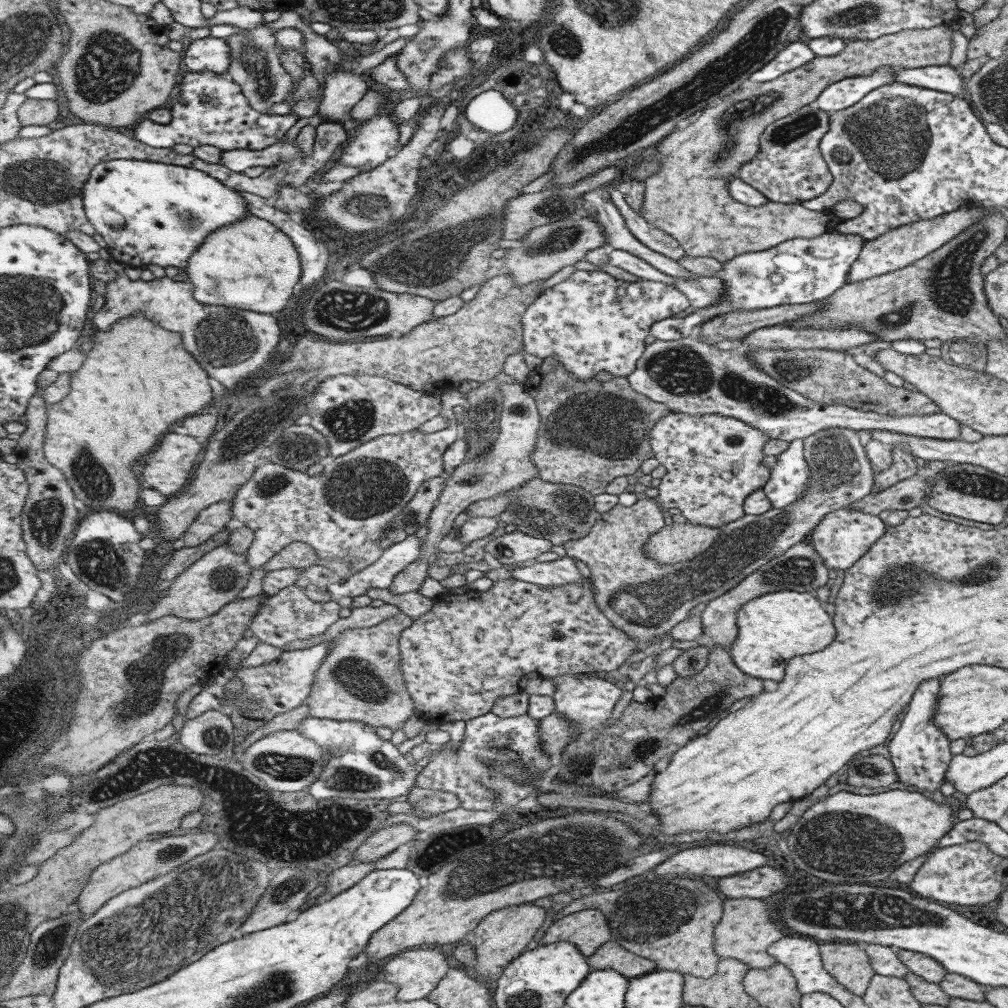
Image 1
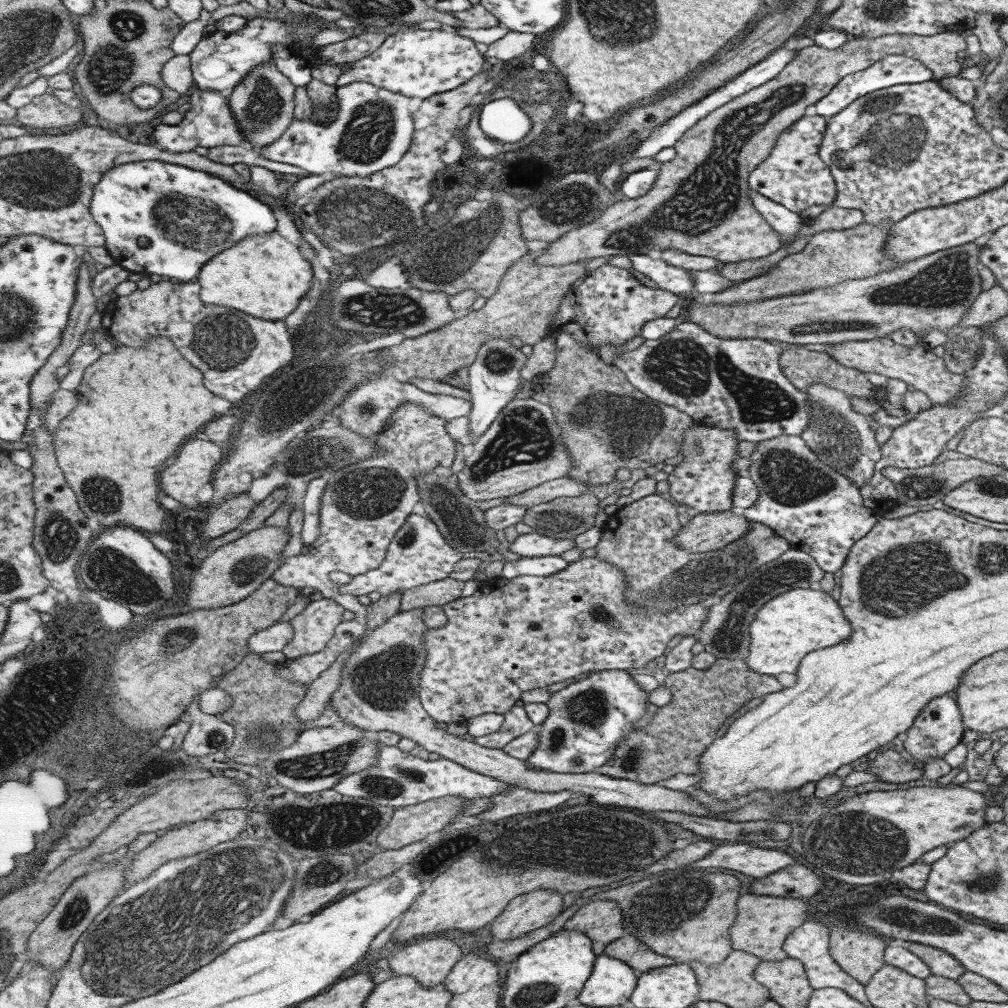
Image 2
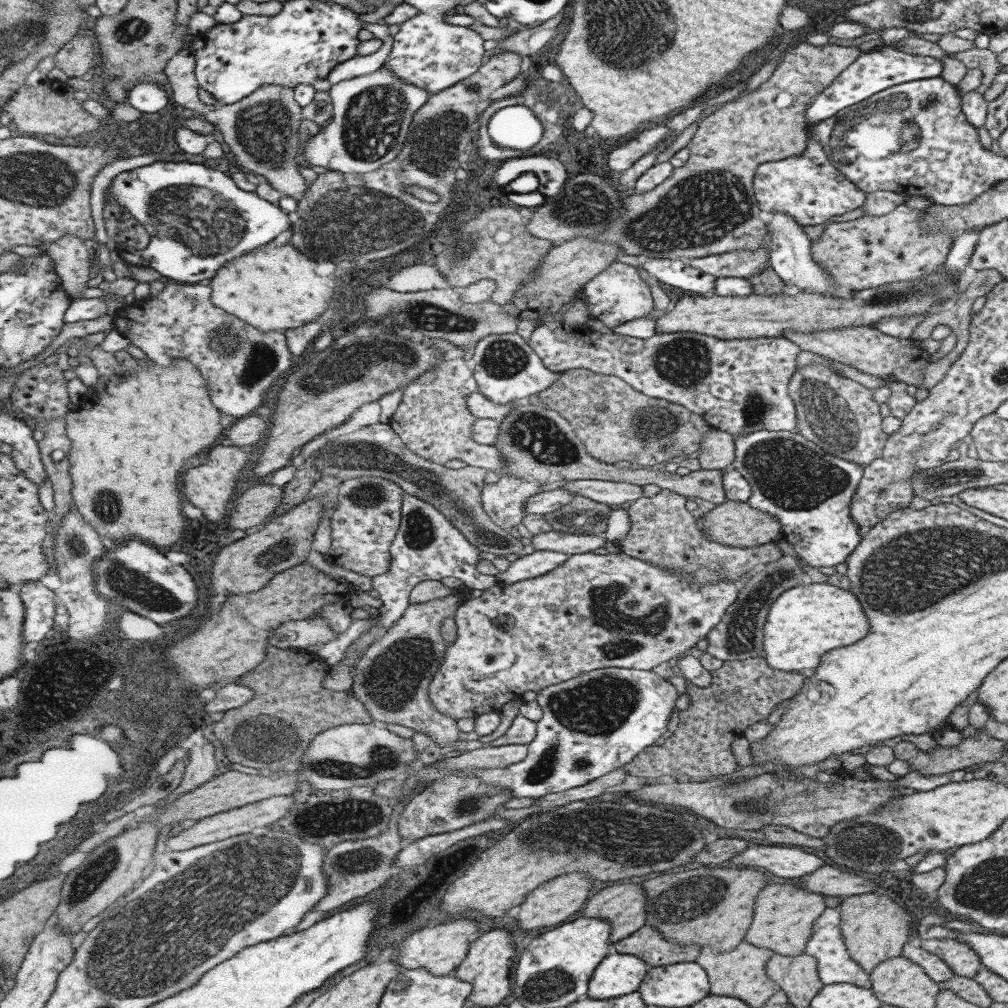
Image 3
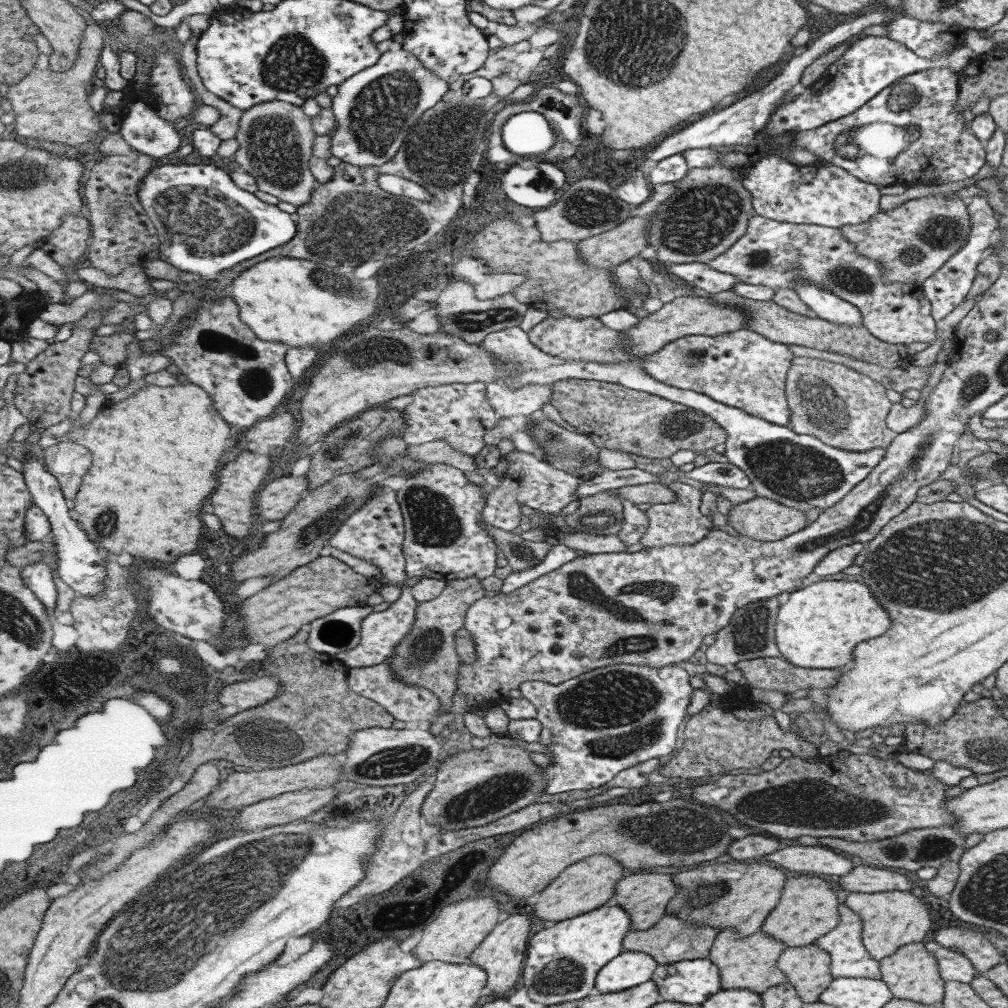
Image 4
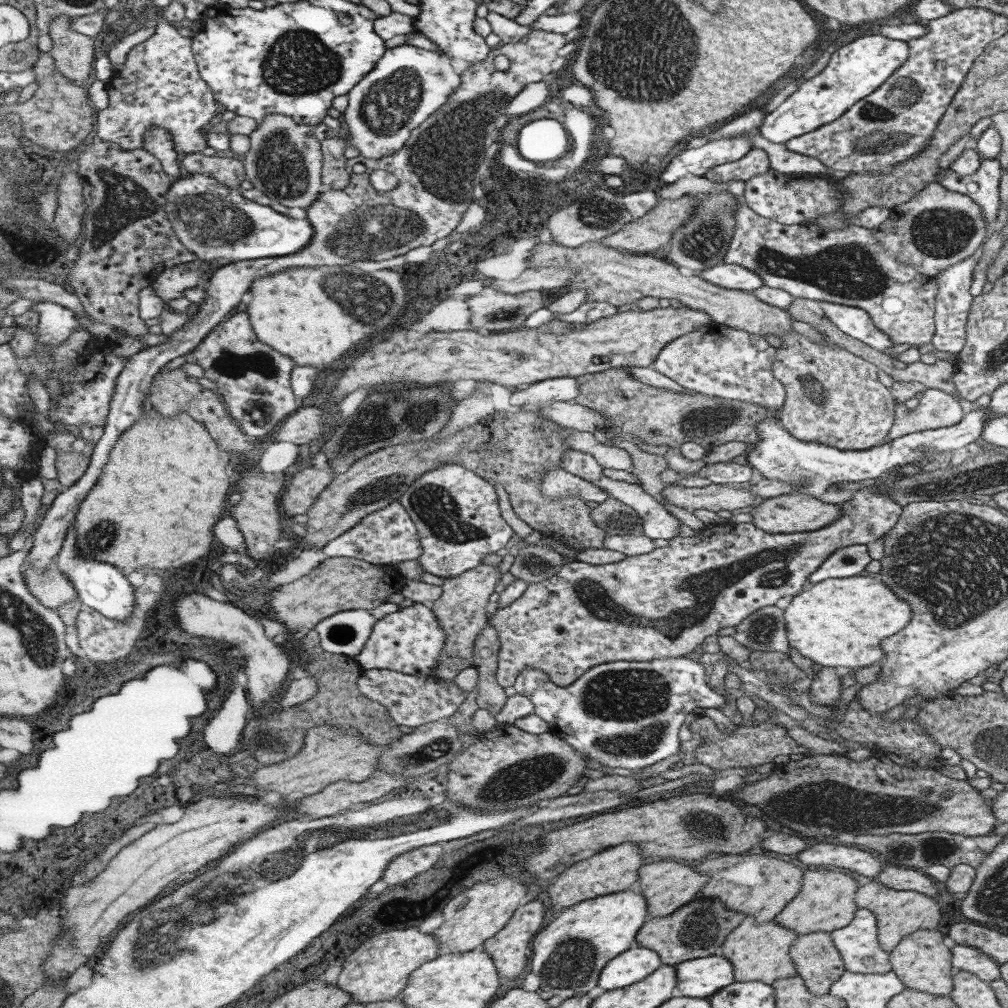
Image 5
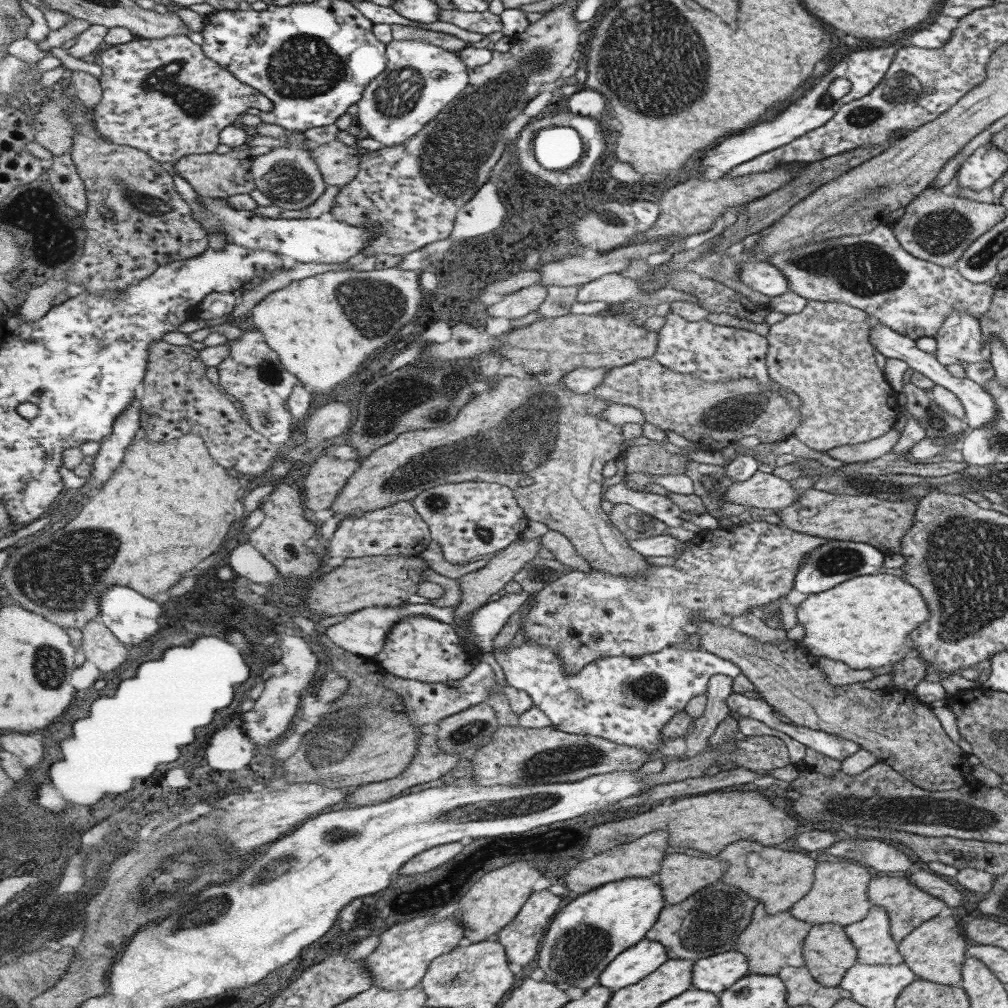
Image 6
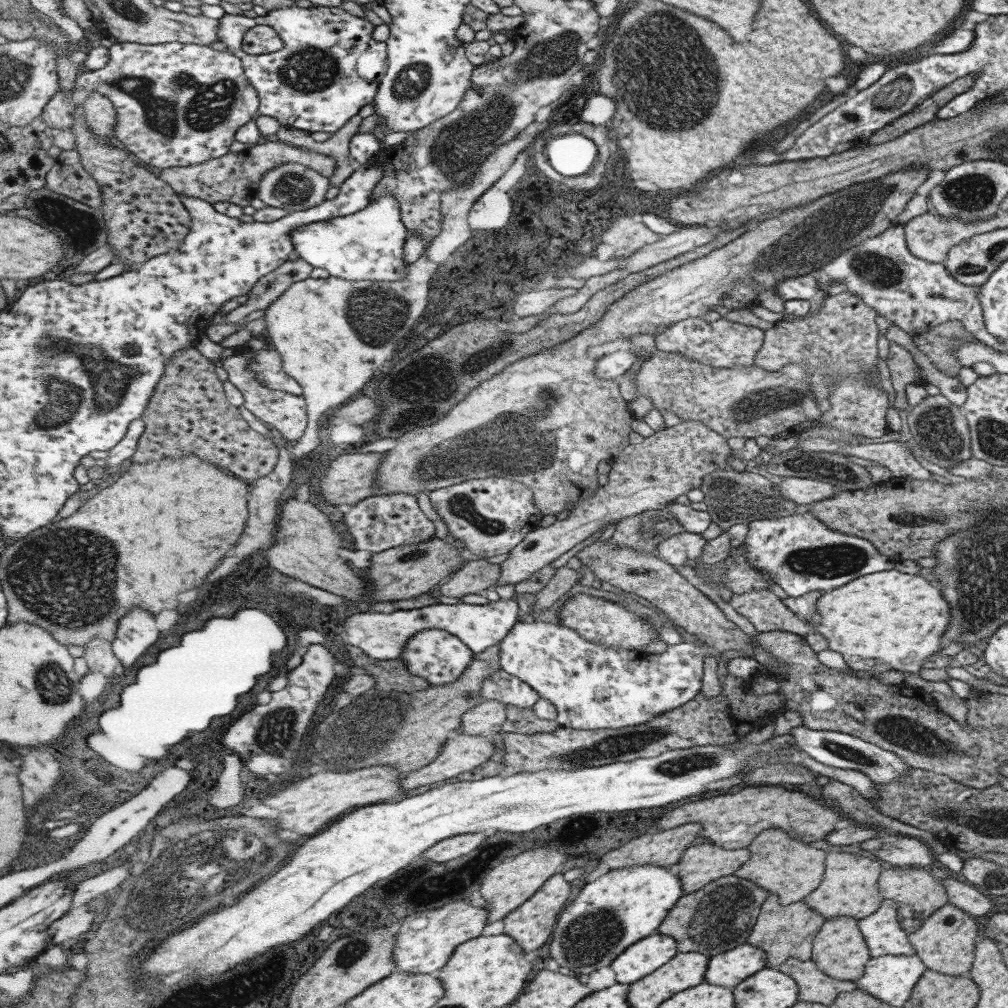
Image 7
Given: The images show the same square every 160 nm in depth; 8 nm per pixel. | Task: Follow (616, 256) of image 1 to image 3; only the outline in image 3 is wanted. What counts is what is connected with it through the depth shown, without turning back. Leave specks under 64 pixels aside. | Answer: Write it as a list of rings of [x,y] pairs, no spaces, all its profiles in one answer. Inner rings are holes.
[[[653,259],[644,263],[643,268],[665,288],[672,286],[702,295],[712,291],[714,285],[713,275],[689,266],[682,259]]]

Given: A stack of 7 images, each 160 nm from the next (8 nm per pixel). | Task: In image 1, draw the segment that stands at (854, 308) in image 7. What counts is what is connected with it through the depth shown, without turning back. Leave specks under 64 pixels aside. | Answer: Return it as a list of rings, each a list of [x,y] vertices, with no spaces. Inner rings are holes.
[[[824,428],[802,440],[802,451],[807,468],[811,472],[811,479],[801,497],[781,509],[769,509],[755,517],[744,514],[738,520],[724,524],[719,528],[717,540],[691,560],[663,565],[655,562],[646,552],[650,538],[665,524],[654,498],[640,496],[631,506],[617,503],[601,513],[592,532],[585,538],[563,543],[566,556],[581,560],[592,572],[591,578],[598,592],[595,595],[595,606],[623,633],[633,637],[643,647],[649,647],[655,637],[663,633],[669,634],[678,622],[687,618],[694,606],[699,603],[707,604],[713,598],[721,596],[734,588],[743,578],[758,570],[770,558],[783,554],[793,543],[805,540],[812,528],[815,528],[827,513],[844,508],[873,491],[875,471],[867,460],[866,451],[859,443],[856,431],[848,428]]]

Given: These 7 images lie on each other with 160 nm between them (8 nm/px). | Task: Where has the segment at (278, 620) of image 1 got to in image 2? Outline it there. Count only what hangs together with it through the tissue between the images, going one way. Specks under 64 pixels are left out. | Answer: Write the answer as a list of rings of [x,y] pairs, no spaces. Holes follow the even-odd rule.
[[[335,600],[310,601],[301,613],[288,621],[294,628],[293,640],[282,653],[287,659],[317,654],[333,640],[336,628],[345,616],[345,608]]]

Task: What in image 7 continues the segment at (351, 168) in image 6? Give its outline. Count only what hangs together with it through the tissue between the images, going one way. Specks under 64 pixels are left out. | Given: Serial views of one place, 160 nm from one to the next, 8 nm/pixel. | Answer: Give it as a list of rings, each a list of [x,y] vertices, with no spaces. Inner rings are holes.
[[[261,141],[261,144],[248,145],[244,152],[238,154],[230,153],[227,157],[215,158],[215,160],[197,166],[158,170],[158,174],[162,179],[165,179],[165,182],[174,187],[181,198],[183,195],[187,195],[188,197],[202,198],[210,203],[225,201],[249,206],[251,198],[257,197],[260,182],[266,176],[266,172],[277,168],[277,166],[293,164],[303,164],[319,171],[326,177],[335,174],[335,160],[333,158],[303,147],[289,146],[289,143],[283,141]]]

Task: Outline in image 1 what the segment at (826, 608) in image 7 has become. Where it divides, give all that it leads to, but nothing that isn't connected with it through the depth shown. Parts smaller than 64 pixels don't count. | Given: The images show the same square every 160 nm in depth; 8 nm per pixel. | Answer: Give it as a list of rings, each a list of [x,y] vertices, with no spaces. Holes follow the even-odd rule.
[[[792,591],[763,594],[741,606],[736,616],[737,638],[728,652],[732,663],[747,676],[781,681],[786,662],[831,644],[835,627],[814,594]]]

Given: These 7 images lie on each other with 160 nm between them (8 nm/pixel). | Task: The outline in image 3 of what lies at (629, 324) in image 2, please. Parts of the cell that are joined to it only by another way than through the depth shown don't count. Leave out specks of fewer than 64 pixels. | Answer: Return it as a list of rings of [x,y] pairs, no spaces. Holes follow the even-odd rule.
[[[623,262],[613,263],[607,270],[598,274],[593,281],[588,282],[581,290],[581,296],[586,302],[590,316],[610,328],[645,318],[649,316],[649,312],[655,310],[649,283],[639,276],[635,267]]]

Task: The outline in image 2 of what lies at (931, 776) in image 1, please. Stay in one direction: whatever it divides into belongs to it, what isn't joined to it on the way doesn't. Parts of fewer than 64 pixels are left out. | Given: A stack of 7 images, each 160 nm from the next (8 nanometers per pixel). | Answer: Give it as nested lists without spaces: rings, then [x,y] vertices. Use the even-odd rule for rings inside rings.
[[[948,695],[938,697],[927,702],[927,706],[923,710],[919,710],[917,718],[914,719],[912,726],[905,731],[905,738],[901,740],[903,750],[916,763],[925,762],[930,758],[942,758],[948,750],[960,742],[963,734],[961,713],[957,709],[957,704]]]

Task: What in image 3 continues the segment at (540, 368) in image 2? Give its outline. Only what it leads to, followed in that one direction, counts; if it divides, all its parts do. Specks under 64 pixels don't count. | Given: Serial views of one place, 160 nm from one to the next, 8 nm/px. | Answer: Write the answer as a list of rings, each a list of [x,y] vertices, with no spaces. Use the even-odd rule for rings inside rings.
[[[564,321],[546,322],[541,326],[537,326],[532,332],[529,341],[533,350],[542,358],[547,368],[553,372],[563,372],[573,369],[588,368],[593,372],[598,372],[606,375],[615,375],[625,382],[633,386],[635,390],[657,399],[663,399],[667,402],[673,402],[681,408],[693,411],[695,414],[702,417],[710,423],[713,429],[717,429],[733,436],[743,436],[751,434],[756,430],[771,430],[780,432],[795,432],[796,430],[796,410],[792,404],[791,397],[787,392],[787,384],[790,376],[795,371],[795,359],[800,348],[785,337],[759,337],[759,338],[733,338],[733,339],[714,339],[712,336],[697,334],[692,332],[672,332],[672,333],[655,333],[651,338],[635,338],[625,337],[621,335],[601,335],[601,333],[588,329],[586,326],[576,326],[566,324]]]

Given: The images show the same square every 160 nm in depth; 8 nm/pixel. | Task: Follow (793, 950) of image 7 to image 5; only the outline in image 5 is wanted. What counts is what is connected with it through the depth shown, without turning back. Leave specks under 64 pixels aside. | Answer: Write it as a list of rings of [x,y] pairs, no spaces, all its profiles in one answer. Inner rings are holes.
[[[746,915],[743,920],[726,936],[720,948],[720,954],[732,966],[734,982],[755,981],[771,984],[780,978],[789,978],[796,974],[794,964],[789,958],[788,950],[797,938],[792,930],[779,926],[772,920],[761,923],[754,921],[752,916]]]

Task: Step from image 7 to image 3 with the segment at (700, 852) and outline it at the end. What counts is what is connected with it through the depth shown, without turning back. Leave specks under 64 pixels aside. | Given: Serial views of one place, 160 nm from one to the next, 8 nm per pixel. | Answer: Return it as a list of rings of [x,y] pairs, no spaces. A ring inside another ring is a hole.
[[[630,882],[604,887],[593,895],[580,916],[603,918],[610,922],[611,944],[630,937],[646,924],[648,896],[644,886]]]

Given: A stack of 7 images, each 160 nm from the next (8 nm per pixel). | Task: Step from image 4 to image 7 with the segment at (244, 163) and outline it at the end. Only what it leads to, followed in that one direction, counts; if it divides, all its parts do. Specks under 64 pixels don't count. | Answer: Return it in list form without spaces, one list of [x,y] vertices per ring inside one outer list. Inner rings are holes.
[[[303,164],[277,166],[266,172],[266,176],[262,178],[257,197],[267,206],[282,208],[290,213],[301,212],[323,203],[327,199],[326,194],[331,187],[330,184],[329,177]]]

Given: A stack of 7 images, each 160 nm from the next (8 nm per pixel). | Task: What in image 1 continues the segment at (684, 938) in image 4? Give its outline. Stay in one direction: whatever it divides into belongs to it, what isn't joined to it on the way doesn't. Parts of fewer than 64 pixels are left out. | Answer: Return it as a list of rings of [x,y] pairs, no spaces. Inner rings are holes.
[[[615,940],[600,946],[598,952],[589,957],[589,961],[593,970],[612,968],[630,979],[655,972],[657,968],[651,959],[631,952]]]

